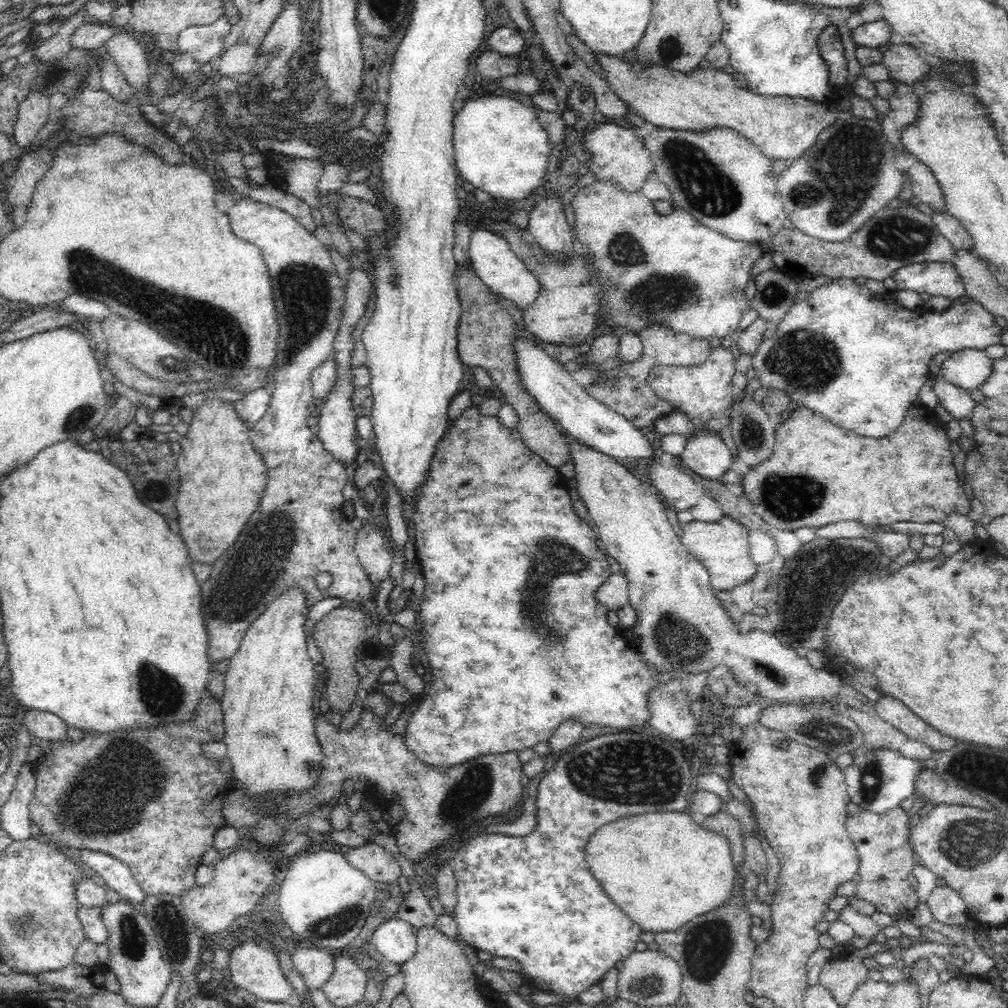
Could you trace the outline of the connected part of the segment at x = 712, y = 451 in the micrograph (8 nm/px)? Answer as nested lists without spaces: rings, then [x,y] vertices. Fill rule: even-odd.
[[[706,428],[697,430],[692,437],[687,439],[684,452],[680,457],[683,464],[690,470],[693,470],[704,479],[715,480],[715,482],[721,482],[722,476],[730,470],[733,460],[732,454],[722,441],[720,434]]]

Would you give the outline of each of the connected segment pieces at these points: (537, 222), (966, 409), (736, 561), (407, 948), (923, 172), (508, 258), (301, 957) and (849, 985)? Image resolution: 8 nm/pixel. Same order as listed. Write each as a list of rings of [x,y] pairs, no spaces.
[[[546,197],[537,202],[533,211],[528,234],[535,236],[548,252],[558,253],[561,257],[574,252],[573,229],[566,222],[560,198]]]
[[[930,376],[935,380],[935,393],[939,404],[942,405],[959,422],[971,418],[976,402],[970,397],[969,392],[950,384],[941,376]]]
[[[724,514],[718,522],[690,521],[682,525],[681,543],[694,559],[701,562],[709,573],[712,588],[731,591],[745,584],[757,572],[756,564],[749,553],[747,527]]]
[[[395,917],[380,923],[370,942],[390,962],[404,964],[416,954],[417,928]]]
[[[916,161],[907,170],[906,175],[911,179],[911,190],[918,202],[928,204],[936,213],[947,212],[941,188],[930,168]]]
[[[480,227],[476,232],[471,233],[469,258],[473,270],[485,286],[500,297],[514,303],[521,311],[523,318],[524,310],[536,300],[541,286],[539,280],[536,280],[536,275],[526,268],[518,255],[512,251],[508,241],[498,233],[492,233],[490,229]]]
[[[297,946],[291,950],[291,958],[296,970],[308,989],[321,989],[332,976],[335,958],[327,949]]]
[[[830,958],[830,962],[823,966],[819,976],[818,983],[827,988],[834,1000],[843,1007],[848,1004],[854,991],[859,984],[866,978],[866,966],[862,960],[838,960]]]

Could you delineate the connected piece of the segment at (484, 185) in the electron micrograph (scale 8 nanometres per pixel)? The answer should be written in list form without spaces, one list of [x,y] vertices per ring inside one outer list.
[[[488,96],[466,102],[453,121],[453,152],[461,181],[488,192],[493,198],[518,201],[527,198],[544,184],[551,160],[552,145],[546,128],[538,121],[534,110],[506,96]]]

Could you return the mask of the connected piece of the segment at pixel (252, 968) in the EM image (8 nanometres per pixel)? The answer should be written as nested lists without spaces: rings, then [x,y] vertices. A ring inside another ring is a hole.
[[[259,942],[238,944],[231,952],[229,968],[231,980],[238,988],[244,988],[256,998],[265,1002],[285,1002],[294,993],[290,981],[284,977],[276,953],[260,945]]]

